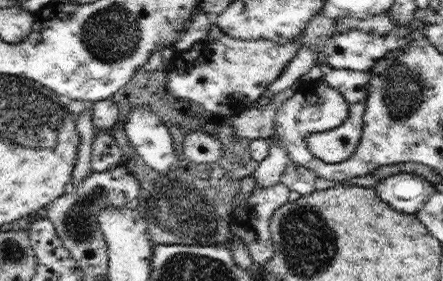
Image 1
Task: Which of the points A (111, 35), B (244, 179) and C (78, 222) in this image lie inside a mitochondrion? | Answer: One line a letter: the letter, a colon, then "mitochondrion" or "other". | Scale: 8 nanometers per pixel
A: mitochondrion
B: other
C: mitochondrion

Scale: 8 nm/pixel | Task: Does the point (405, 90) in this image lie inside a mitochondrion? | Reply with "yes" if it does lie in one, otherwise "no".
yes

